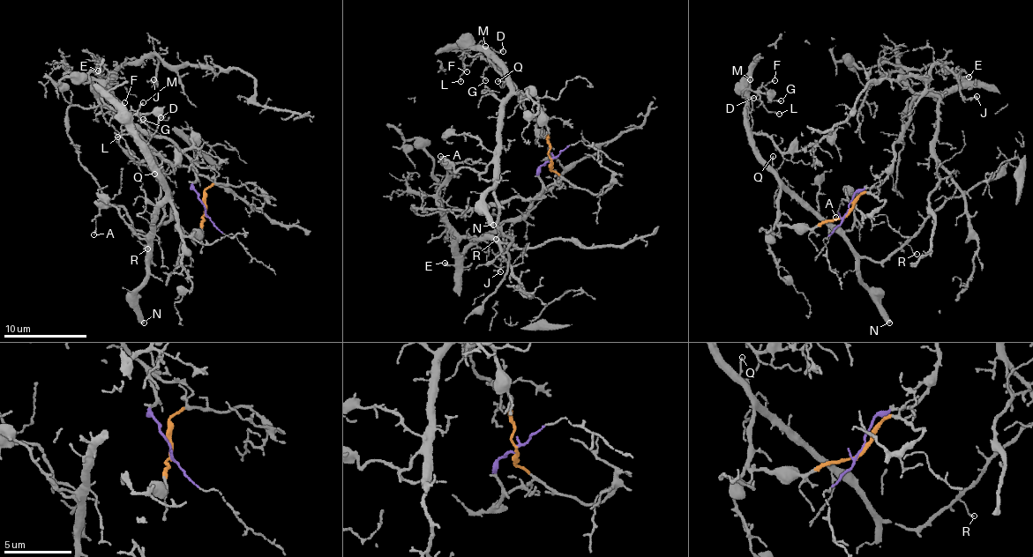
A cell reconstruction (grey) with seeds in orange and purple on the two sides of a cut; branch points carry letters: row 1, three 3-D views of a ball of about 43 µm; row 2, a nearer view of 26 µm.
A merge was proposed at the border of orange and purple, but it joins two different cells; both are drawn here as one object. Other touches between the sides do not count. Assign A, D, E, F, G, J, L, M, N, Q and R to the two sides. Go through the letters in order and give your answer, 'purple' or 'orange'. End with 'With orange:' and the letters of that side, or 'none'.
A: orange
D: orange
E: purple
F: orange
G: orange
J: purple
L: orange
M: orange
N: orange
Q: orange
R: orange
With orange: A, D, F, G, L, M, N, Q, R

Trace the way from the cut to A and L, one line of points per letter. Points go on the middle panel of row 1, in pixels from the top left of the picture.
A: (550, 161), (546, 115), (521, 90), (502, 111), (498, 148), (487, 170), (452, 169), (441, 155)
L: (550, 161), (546, 115), (532, 94), (523, 94), (514, 89), (489, 52), (480, 49), (467, 52), (461, 82)

